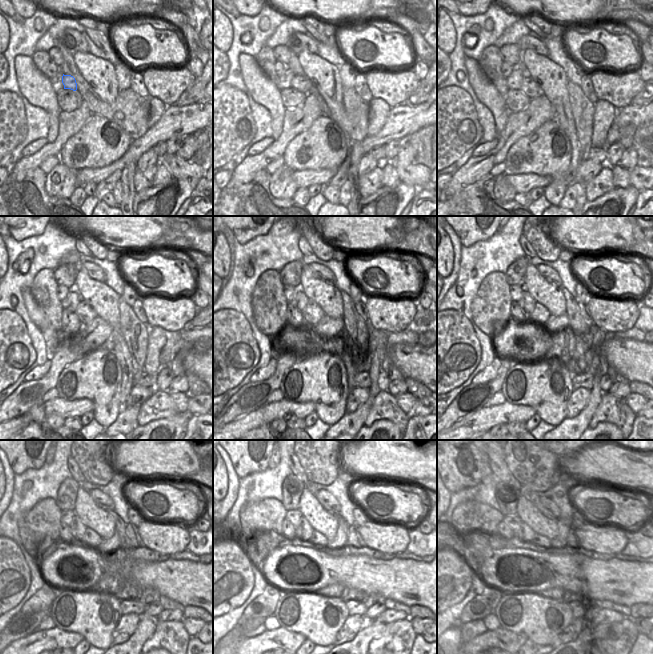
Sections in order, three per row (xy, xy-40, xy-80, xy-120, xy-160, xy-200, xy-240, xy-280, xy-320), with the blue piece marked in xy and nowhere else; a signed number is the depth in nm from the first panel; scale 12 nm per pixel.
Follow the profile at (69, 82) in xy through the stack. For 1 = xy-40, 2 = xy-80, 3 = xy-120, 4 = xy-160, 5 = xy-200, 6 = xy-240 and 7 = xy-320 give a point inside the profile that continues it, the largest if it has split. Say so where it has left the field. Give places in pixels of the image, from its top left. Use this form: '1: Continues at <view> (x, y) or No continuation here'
1: Continues at xy-40 (303, 84)
2: Continues at xy-80 (529, 87)
3: Continues at xy-120 (85, 313)
4: Continues at xy-160 (312, 314)
5: Continues at xy-200 (540, 314)
6: Continues at xy-240 (92, 539)
7: Continues at xy-320 (542, 536)

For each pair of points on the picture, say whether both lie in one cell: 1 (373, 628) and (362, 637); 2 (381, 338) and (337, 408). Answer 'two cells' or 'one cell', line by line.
1: one cell
2: two cells

